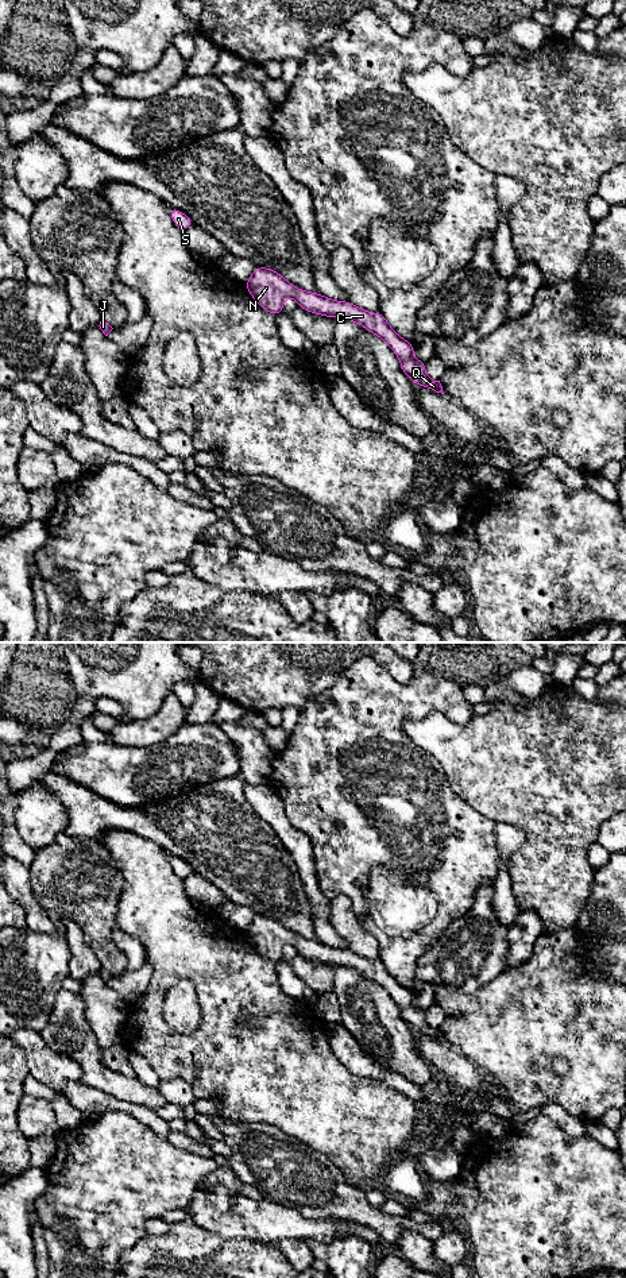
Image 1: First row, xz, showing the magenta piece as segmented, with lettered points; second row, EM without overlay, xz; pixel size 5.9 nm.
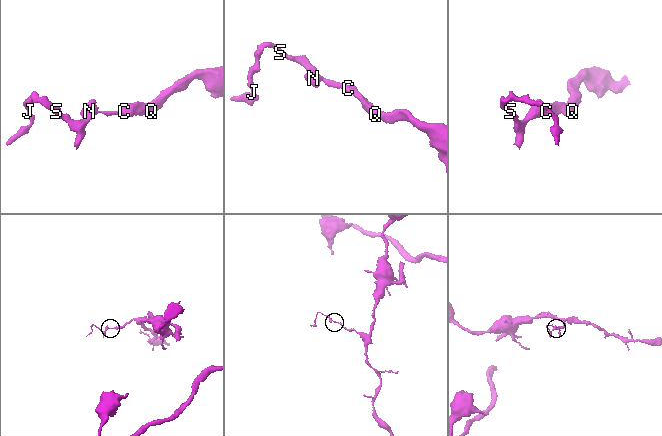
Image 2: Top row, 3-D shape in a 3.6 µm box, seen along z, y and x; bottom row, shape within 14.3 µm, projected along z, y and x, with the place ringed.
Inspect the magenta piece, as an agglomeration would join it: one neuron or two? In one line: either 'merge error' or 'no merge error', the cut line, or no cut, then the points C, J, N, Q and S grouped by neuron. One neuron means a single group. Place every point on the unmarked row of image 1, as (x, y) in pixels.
no merge error; cut none; groups C J N Q S

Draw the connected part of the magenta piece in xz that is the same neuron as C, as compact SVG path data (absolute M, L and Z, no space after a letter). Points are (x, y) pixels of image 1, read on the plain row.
M255 915L251 926L244 933L254 947L275 964L283 960L283 947L293 945L298 954L308 960L356 969L391 995L401 1009L401 1016L416 1032L444 1042L440 1028L432 1028L426 1024L425 1009L413 1005L414 993L399 985L380 960L370 961L348 949L340 950L318 941L300 938L267 915Z

